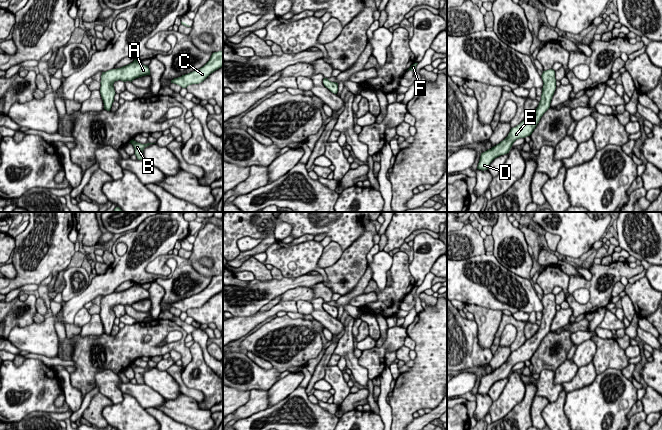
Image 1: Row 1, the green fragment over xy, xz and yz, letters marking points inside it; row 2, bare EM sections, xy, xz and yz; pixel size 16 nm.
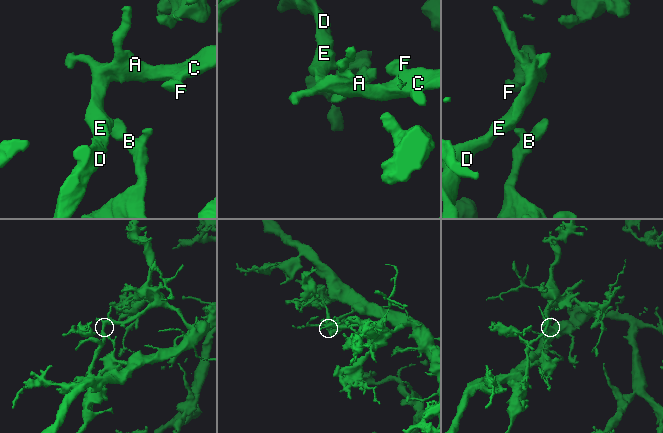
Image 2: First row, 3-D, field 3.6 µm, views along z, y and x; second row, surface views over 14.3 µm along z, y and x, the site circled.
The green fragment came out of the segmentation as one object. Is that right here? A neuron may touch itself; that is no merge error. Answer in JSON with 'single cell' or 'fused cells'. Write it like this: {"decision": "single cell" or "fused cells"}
{"decision": "single cell"}

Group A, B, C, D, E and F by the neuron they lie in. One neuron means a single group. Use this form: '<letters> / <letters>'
A B C D E F

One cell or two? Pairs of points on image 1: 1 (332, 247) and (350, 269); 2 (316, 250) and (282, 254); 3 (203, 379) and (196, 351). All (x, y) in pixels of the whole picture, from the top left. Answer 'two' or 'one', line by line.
1: two
2: one
3: one

